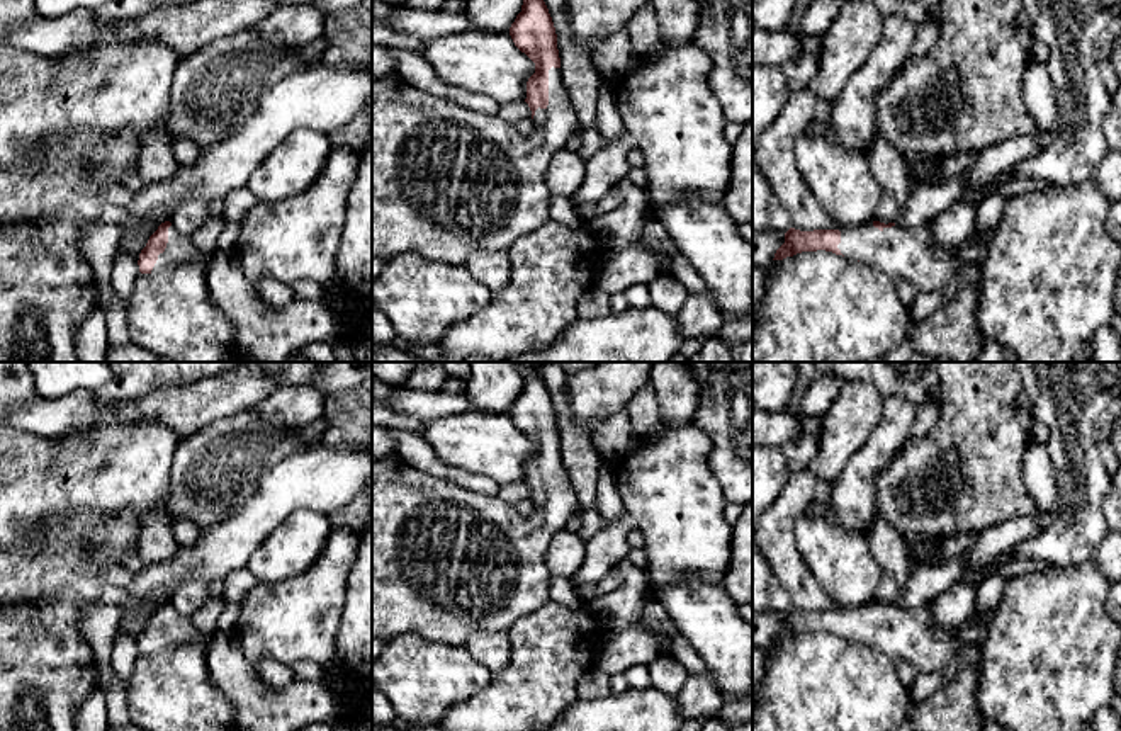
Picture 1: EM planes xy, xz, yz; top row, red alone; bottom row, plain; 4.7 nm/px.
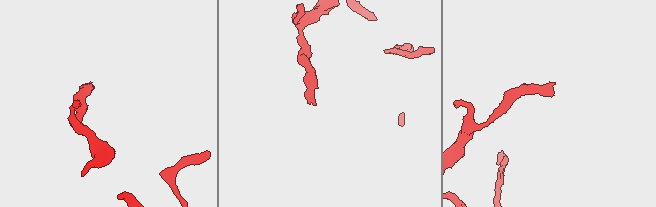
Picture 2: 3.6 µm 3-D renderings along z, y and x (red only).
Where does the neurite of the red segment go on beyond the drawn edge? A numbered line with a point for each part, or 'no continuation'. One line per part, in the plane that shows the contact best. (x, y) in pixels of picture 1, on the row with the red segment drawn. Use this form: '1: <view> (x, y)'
1: xz (447, 181)

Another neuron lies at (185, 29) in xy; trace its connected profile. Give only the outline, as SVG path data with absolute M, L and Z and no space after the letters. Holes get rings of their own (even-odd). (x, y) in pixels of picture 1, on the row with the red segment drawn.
M0 0L0 44L39 56L59 56L70 49L95 42L131 44L151 41L163 42L182 61L216 39L251 29L277 8L277 0L197 0L187 5L156 8L132 20L102 24L90 8L78 8L61 17L44 17L36 10L34 0Z

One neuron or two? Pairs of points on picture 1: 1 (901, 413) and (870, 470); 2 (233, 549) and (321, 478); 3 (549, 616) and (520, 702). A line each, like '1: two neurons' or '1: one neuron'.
1: one neuron
2: one neuron
3: one neuron

